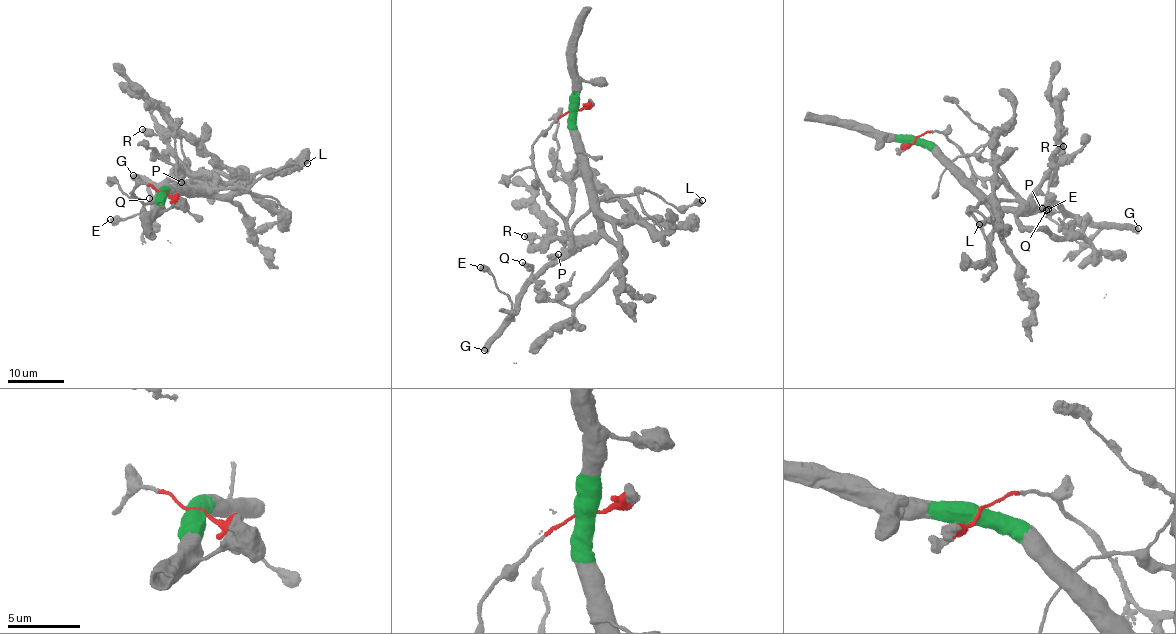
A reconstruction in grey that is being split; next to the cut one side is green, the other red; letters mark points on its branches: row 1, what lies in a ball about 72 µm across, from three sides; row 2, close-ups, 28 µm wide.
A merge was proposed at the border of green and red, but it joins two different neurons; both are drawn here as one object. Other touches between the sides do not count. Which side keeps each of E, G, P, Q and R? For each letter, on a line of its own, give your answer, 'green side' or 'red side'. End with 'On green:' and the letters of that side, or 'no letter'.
E: red side
G: red side
P: red side
Q: red side
R: green side
On green: R

